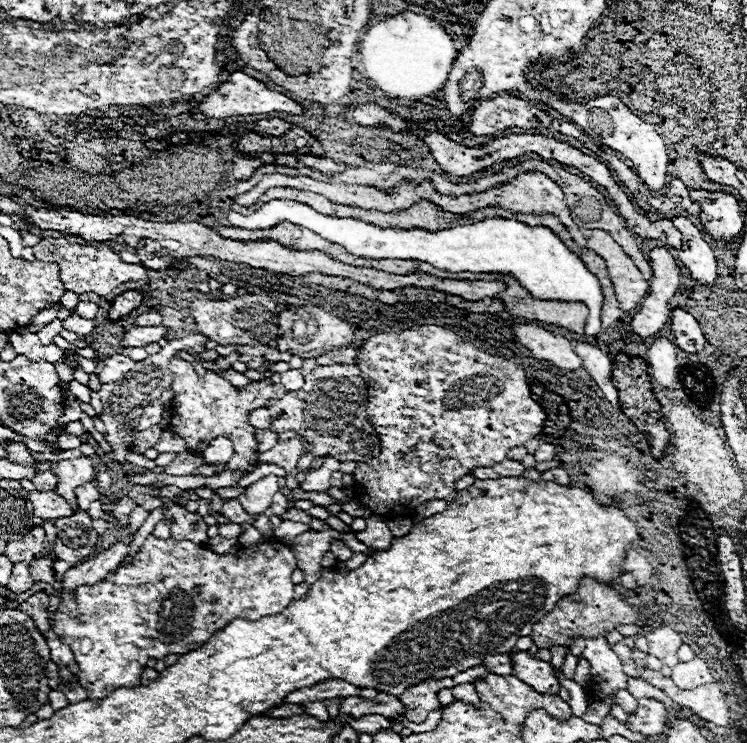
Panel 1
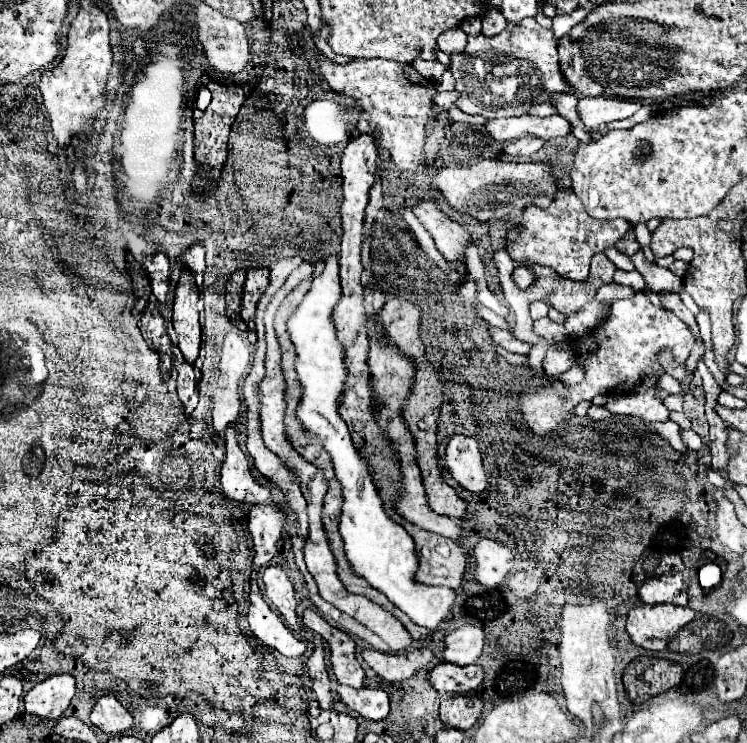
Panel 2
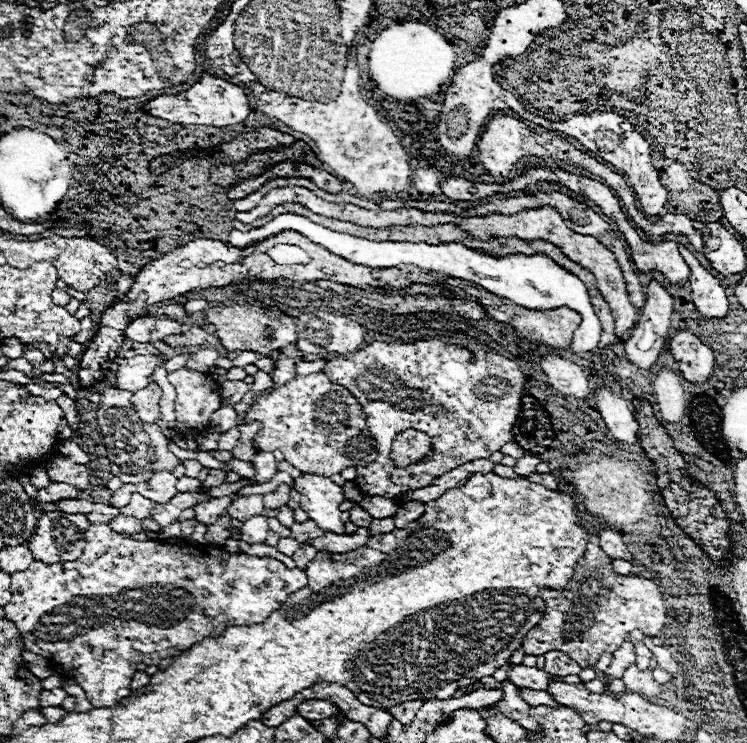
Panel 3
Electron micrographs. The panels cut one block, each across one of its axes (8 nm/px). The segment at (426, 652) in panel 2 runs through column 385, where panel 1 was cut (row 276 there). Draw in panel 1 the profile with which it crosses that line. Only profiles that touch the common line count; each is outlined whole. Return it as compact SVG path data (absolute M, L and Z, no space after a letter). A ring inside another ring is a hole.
M666 248L650 252L654 278L650 280L650 294L644 298L638 314L632 320L632 332L642 340L652 340L670 322L670 298L680 288L680 270Z

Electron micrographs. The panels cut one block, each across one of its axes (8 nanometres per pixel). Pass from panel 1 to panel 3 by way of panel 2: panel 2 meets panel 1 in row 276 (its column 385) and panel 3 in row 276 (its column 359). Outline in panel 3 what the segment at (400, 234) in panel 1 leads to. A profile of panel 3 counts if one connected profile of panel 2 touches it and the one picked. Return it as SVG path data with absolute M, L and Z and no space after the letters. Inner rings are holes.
M290 212L280 214L274 220L270 220L266 226L254 228L250 232L232 230L228 244L236 244L236 248L244 248L244 244L254 244L256 240L264 240L264 236L272 236L272 234L284 232L288 228L300 232L302 236L308 236L308 240L312 240L314 244L328 248L328 252L332 252L334 256L340 256L352 264L360 264L360 266L368 266L368 268L396 268L400 264L412 264L412 266L420 266L426 272L444 272L446 276L480 284L482 288L488 288L488 292L492 292L494 296L504 296L506 300L512 300L518 306L528 308L528 310L552 310L552 308L562 308L562 306L572 308L574 312L578 312L582 316L582 324L580 324L580 332L574 332L574 336L572 336L570 352L572 354L586 354L586 352L596 350L596 346L598 346L602 326L594 314L594 308L590 304L590 296L588 296L584 282L580 278L576 278L574 274L566 272L564 268L560 268L548 256L512 254L512 256L504 256L504 258L492 258L492 256L480 254L480 252L470 250L470 248L456 244L456 242L438 244L438 246L424 244L424 242L418 242L418 244L412 244L412 242L372 242L372 240L364 240L364 238L354 238L350 234L340 234L340 232L328 230L324 226L310 222L304 216L290 214Z

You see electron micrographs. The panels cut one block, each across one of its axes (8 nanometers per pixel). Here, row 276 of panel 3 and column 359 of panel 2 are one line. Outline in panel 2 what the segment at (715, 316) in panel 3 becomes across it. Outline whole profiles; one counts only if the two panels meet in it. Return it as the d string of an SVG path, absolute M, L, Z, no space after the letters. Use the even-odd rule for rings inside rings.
M338 686L336 688L340 700L354 712L358 712L366 720L382 720L390 712L388 694L382 688L350 688Z

